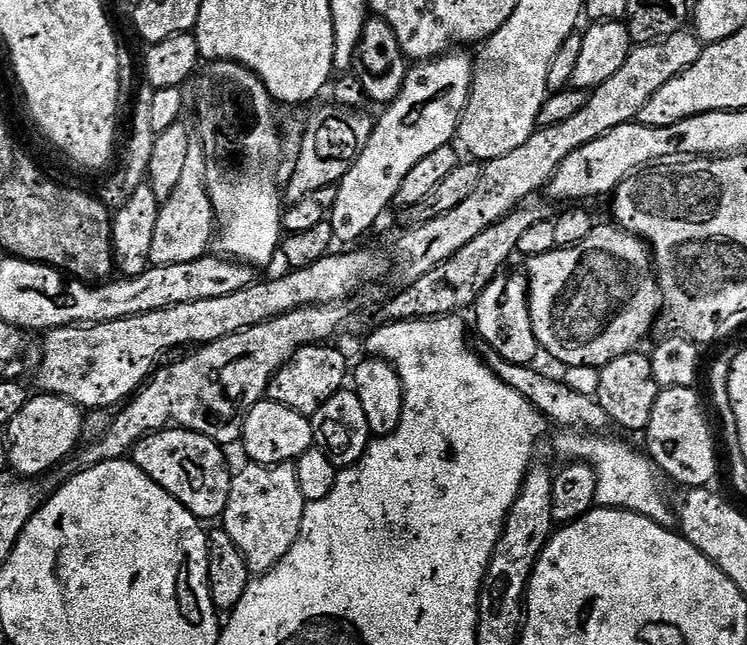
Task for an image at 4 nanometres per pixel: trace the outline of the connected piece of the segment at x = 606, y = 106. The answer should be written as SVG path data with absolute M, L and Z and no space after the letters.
M692 30L674 32L664 40L655 40L652 44L636 44L626 62L622 62L618 74L606 78L597 88L591 89L588 104L582 106L577 113L565 120L549 123L549 128L541 127L516 150L487 161L483 165L478 186L470 198L462 202L462 206L443 212L438 218L417 224L415 228L409 228L403 233L405 236L396 244L396 260L400 263L401 274L408 276L404 278L414 281L426 274L426 270L434 270L434 266L462 250L466 242L474 242L482 230L494 226L494 222L515 212L525 203L524 195L534 191L540 183L541 187L571 152L594 142L594 138L606 134L606 130L614 126L635 121L642 106L646 106L650 94L692 66L700 57L701 51L700 37Z

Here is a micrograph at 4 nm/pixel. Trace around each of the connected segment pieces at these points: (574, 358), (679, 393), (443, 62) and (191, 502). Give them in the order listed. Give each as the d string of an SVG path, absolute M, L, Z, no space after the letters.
M607 222L597 223L594 230L590 230L590 234L586 234L584 240L579 240L577 244L566 244L551 248L549 252L538 254L537 256L527 257L526 275L528 278L528 309L530 310L530 318L534 326L534 334L536 335L536 343L541 349L544 348L556 360L561 360L564 364L569 364L572 368L593 368L599 370L604 365L609 364L614 358L618 358L622 354L626 354L629 350L637 347L636 339L644 332L644 320L636 313L636 295L640 292L640 283L644 280L644 275L648 272L652 260L654 264L654 256L650 251L647 243L641 240L639 236L635 236L633 232L627 232L625 228L617 226L615 223Z
M666 388L661 391L660 397L656 399L654 402L654 410L650 414L650 422L648 423L647 429L646 429L646 437L648 436L648 448L646 447L647 455L650 457L653 464L656 465L657 469L665 477L668 476L672 480L677 480L678 483L684 484L683 487L685 489L690 488L702 488L708 485L711 485L713 482L712 479L716 476L716 471L719 470L719 468L722 468L722 464L720 461L720 464L718 461L716 461L716 444L718 448L718 440L715 440L714 437L712 437L712 428L710 425L708 425L708 416L706 413L704 413L704 404L702 401L700 401L699 391L697 391L696 388Z
M452 50L443 56L437 56L434 60L425 60L417 63L415 66L409 67L408 77L404 80L404 89L398 94L398 98L393 100L391 104L383 109L384 112L375 121L374 127L368 139L364 141L364 147L360 150L360 155L356 157L355 162L350 166L350 170L341 178L338 187L336 188L336 201L330 213L330 223L332 225L332 234L337 241L340 240L356 240L359 236L364 236L376 224L376 219L387 210L388 207L393 207L396 195L398 194L398 186L402 186L402 178L406 178L406 174L410 172L412 167L422 158L426 158L426 154L432 154L434 150L451 145L457 139L458 129L460 127L460 116L464 112L464 107L468 101L468 95L472 89L472 69L474 60L471 55L467 56L467 51Z
M169 426L142 436L131 449L130 459L158 486L167 490L174 499L182 502L195 514L197 520L209 522L223 517L230 498L233 469L228 469L225 449L210 437L186 428Z

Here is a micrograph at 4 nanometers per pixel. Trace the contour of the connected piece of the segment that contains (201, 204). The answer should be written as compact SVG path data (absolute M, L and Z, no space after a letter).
M196 162L189 163L188 169L178 181L174 194L170 194L170 198L160 205L154 238L151 239L149 265L197 260L209 251L208 243L211 240L213 243L217 224L216 209L212 206L212 198L208 194L201 165Z

